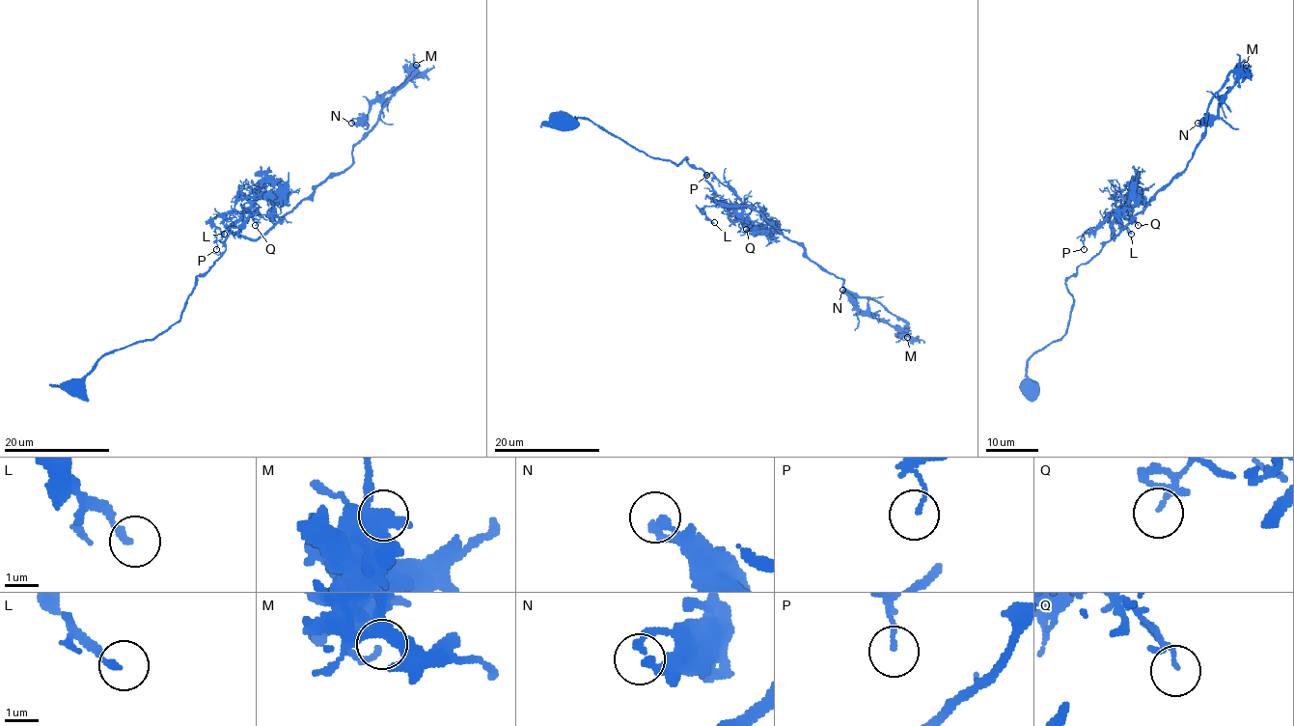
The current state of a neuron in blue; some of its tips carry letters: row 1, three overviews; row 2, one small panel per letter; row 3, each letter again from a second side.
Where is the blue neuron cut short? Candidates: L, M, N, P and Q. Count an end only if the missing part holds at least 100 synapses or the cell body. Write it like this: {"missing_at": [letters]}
{"missing_at": []}

